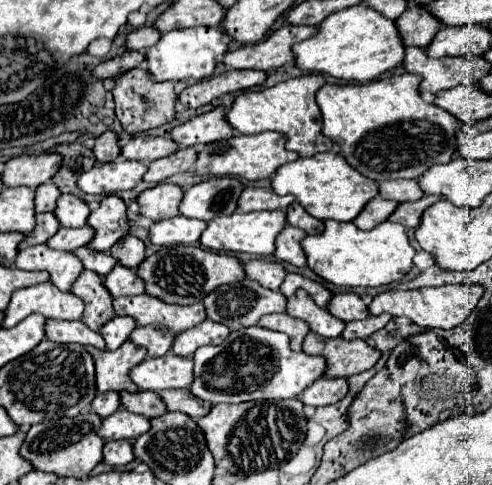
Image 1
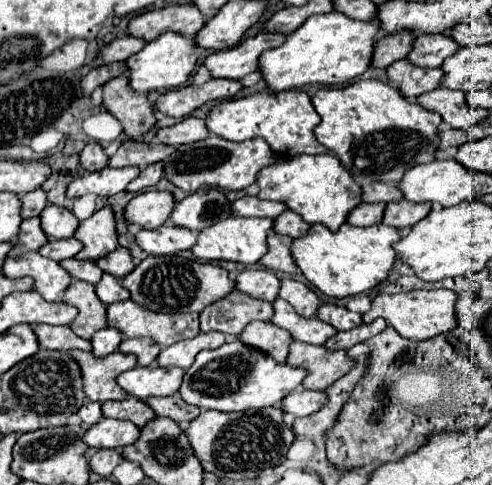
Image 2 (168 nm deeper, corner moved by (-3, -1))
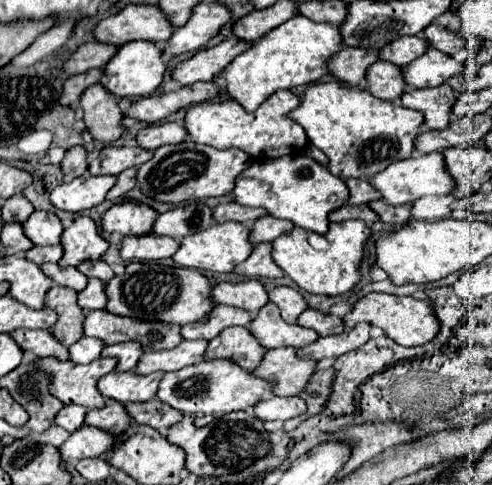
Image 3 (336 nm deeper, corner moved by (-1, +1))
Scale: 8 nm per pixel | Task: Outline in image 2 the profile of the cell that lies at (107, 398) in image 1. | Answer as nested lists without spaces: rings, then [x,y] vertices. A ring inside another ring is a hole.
[[[87,402],[77,410],[77,416],[81,418],[81,424],[93,426],[101,418],[101,402]]]

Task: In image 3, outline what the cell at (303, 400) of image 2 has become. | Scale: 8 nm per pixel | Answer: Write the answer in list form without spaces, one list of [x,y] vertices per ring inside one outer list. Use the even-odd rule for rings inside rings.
[[[271,396],[255,406],[255,416],[261,420],[289,420],[301,416],[305,410],[307,404],[299,396]]]

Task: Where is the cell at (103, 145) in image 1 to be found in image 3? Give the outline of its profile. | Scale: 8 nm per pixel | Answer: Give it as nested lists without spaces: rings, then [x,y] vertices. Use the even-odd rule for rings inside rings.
[[[73,146],[67,152],[65,160],[61,162],[61,168],[63,168],[67,180],[83,176],[87,172],[87,150],[83,146]]]

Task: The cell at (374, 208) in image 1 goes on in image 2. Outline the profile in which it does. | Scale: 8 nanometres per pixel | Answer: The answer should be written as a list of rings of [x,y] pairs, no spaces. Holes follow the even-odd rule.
[[[359,204],[357,208],[353,208],[347,216],[347,222],[351,226],[373,226],[379,224],[383,220],[383,210],[385,204]]]

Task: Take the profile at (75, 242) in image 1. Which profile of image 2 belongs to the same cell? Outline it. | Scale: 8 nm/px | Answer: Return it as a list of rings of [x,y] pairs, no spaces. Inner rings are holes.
[[[67,238],[67,240],[49,240],[39,250],[39,254],[45,258],[51,258],[55,262],[61,262],[61,260],[73,258],[79,250],[81,250],[81,242],[77,242],[75,238]]]

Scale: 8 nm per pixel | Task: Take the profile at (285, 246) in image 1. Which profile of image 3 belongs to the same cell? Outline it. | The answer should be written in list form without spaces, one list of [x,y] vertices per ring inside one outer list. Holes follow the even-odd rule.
[[[263,242],[253,248],[251,256],[245,262],[235,266],[235,274],[243,274],[249,278],[259,278],[259,276],[281,278],[283,270],[271,258],[271,242]]]

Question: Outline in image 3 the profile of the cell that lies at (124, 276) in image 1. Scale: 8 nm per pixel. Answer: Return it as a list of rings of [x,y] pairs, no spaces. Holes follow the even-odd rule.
[[[89,280],[87,288],[79,292],[79,306],[87,310],[99,310],[107,306],[107,294],[105,294],[105,284],[101,280]]]

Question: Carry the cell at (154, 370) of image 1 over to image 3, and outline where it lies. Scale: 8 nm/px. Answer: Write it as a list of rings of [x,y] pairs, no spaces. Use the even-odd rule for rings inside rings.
[[[109,372],[99,380],[99,392],[107,398],[113,398],[117,402],[147,402],[155,398],[155,392],[159,390],[159,380],[165,376],[165,372],[153,372],[153,374],[137,374],[137,372]]]

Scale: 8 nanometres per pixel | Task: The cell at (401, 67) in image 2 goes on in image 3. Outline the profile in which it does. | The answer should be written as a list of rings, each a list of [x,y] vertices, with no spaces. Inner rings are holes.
[[[379,60],[377,64],[373,64],[367,72],[367,80],[369,80],[369,92],[377,98],[383,100],[399,100],[399,96],[405,92],[405,80],[403,80],[403,70],[397,64]]]

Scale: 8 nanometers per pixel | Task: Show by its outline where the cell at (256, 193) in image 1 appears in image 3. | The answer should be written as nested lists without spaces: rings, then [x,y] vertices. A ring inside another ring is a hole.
[[[235,202],[229,204],[219,204],[213,210],[213,220],[215,222],[227,222],[227,220],[235,220],[241,224],[253,224],[255,220],[259,220],[261,216],[265,216],[263,208],[247,208]]]

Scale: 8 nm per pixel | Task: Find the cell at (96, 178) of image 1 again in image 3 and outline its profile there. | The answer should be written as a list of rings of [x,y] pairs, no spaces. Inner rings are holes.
[[[85,172],[81,178],[75,178],[67,184],[61,184],[51,190],[51,202],[59,210],[81,212],[93,208],[105,200],[105,194],[115,186],[115,176],[91,176]]]

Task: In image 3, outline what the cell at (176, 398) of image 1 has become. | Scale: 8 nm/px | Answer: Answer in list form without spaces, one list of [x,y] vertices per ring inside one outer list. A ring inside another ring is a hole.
[[[157,398],[149,402],[131,402],[125,404],[125,408],[137,424],[147,424],[161,434],[167,434],[167,430],[183,418],[181,412],[175,412],[175,408],[167,408],[167,404],[161,404]]]

